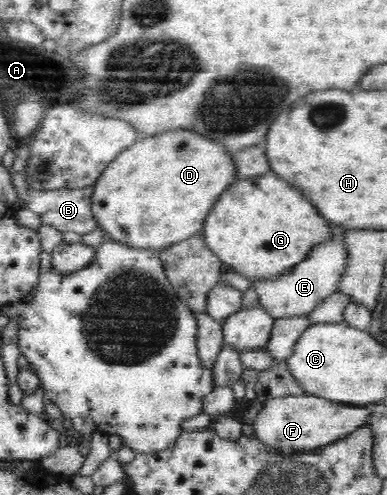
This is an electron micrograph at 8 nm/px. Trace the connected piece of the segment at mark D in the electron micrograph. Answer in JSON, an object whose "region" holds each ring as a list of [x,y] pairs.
{"region":[[[176,128],[173,130],[163,131],[153,136],[144,135],[137,140],[136,143],[129,145],[124,151],[121,151],[114,161],[108,164],[108,167],[100,174],[97,181],[92,185],[94,193],[92,195],[92,212],[95,221],[98,223],[98,227],[102,229],[106,238],[110,240],[116,240],[120,243],[127,244],[132,247],[150,248],[159,250],[163,247],[168,247],[192,237],[202,232],[204,225],[204,219],[208,217],[210,209],[214,207],[214,203],[218,201],[218,197],[236,181],[238,177],[238,171],[236,171],[236,160],[234,159],[234,153],[226,151],[226,147],[220,143],[220,141],[214,141],[206,135],[200,135],[200,133],[194,133],[194,131],[186,131],[186,129]]]}

